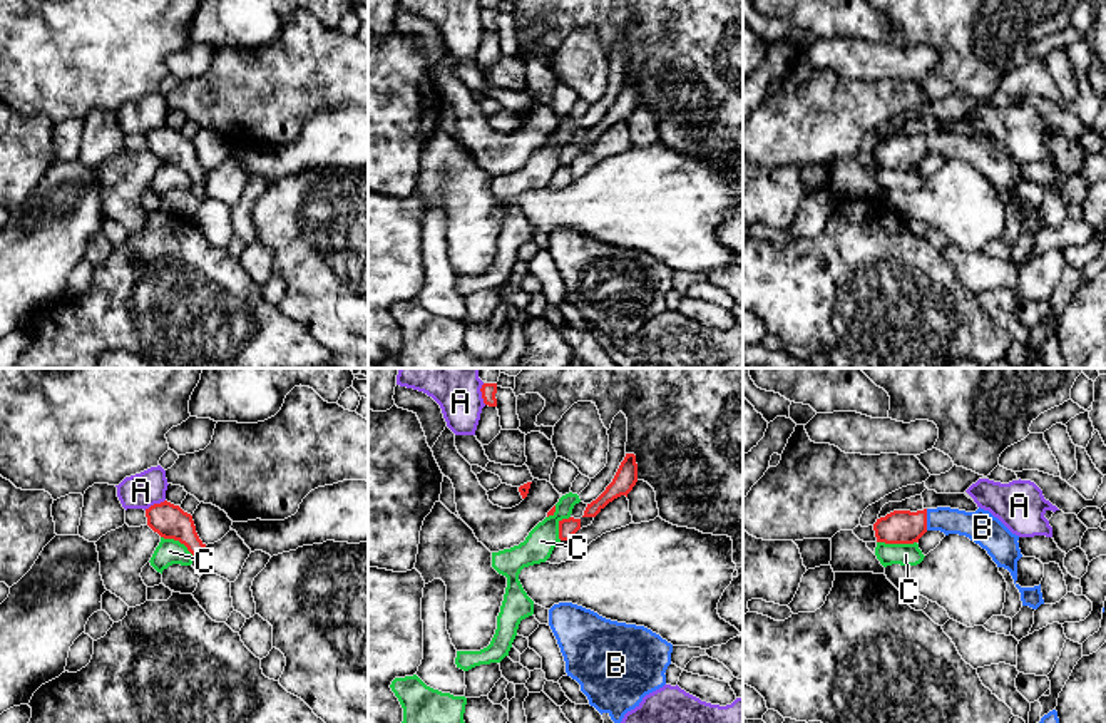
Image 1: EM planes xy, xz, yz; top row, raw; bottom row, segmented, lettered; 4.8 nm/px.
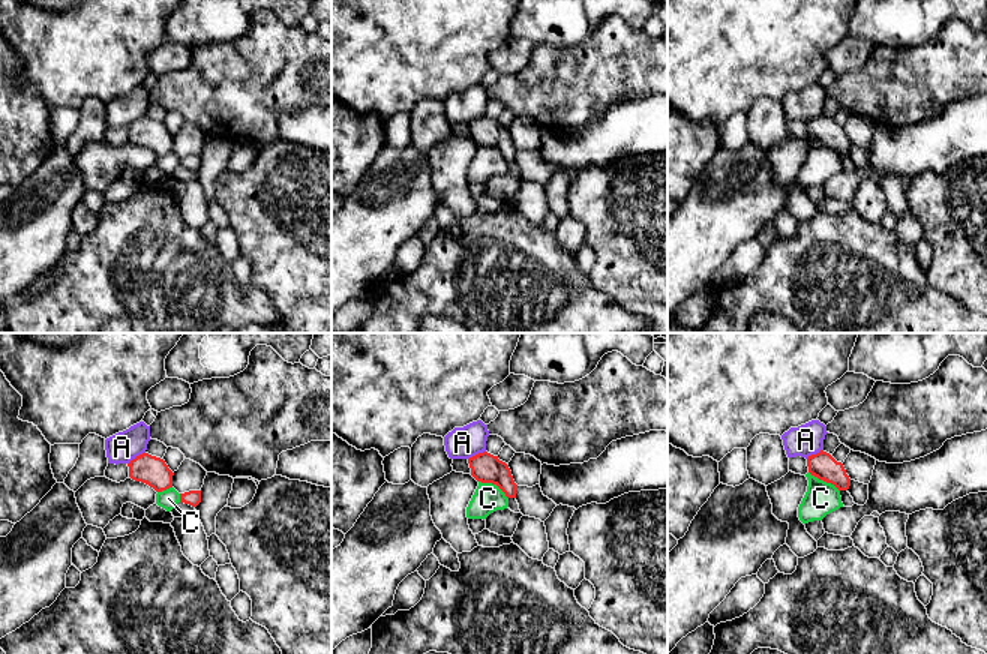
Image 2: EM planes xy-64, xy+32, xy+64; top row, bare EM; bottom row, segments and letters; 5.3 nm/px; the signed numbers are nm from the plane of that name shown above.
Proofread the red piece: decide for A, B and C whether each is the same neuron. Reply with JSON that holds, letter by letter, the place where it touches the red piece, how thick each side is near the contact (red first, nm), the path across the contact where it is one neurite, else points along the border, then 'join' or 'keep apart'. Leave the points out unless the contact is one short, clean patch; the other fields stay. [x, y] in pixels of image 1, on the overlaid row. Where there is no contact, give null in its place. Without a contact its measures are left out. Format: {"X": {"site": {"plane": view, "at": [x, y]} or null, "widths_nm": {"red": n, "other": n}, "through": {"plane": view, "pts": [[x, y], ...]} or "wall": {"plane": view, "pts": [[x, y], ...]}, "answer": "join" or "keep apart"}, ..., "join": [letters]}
{"A": {"site": {"plane": "xy", "at": [154, 504]}, "widths_nm": {"red": 170, "other": 170}, "answer": "keep apart"}, "B": {"site": {"plane": "yz", "at": [926, 519]}, "widths_nm": {"red": 160, "other": 140}, "through": {"plane": "yz", "pts": [[901, 526], [912, 526], [926, 519], [959, 521], [976, 526]]}, "answer": "join"}, "C": {"site": {"plane": "yz", "at": [897, 543]}, "widths_nm": {"red": 160, "other": 110}, "wall": {"plane": "yz", "pts": [[877, 541], [916, 543]]}, "answer": "keep apart"}, "join": ["B"]}

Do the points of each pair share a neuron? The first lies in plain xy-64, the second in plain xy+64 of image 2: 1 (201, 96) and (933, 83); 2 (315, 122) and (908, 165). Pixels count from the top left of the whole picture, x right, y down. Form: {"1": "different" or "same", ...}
{"1": "same", "2": "same"}

